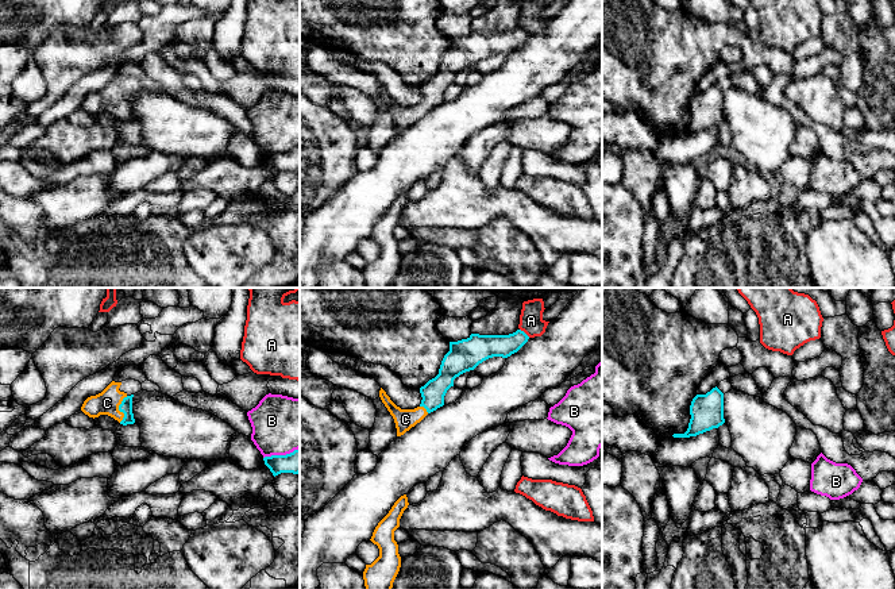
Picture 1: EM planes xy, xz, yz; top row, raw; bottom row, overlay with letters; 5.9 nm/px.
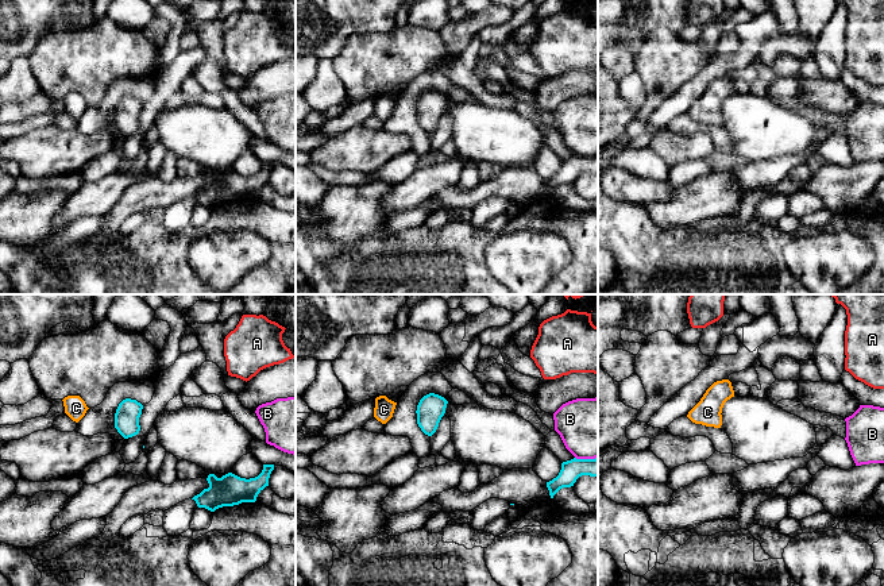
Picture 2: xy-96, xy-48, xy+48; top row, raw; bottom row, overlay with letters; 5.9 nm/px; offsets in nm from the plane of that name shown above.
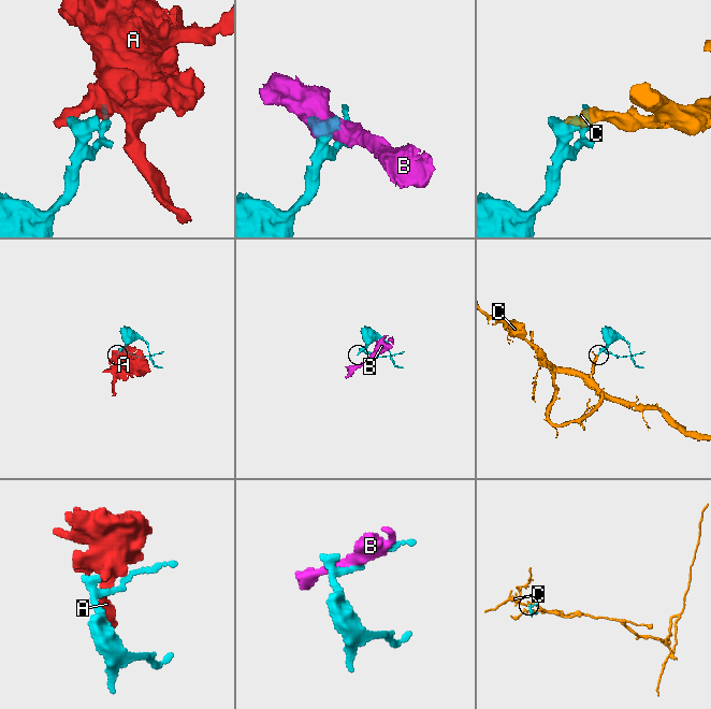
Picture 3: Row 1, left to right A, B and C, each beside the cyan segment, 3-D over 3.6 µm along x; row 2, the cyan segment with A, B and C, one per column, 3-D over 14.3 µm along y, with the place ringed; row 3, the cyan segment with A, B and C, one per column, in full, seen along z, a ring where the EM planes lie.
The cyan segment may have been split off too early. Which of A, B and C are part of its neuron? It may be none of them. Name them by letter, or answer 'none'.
C

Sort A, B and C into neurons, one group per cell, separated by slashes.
A / B / C

